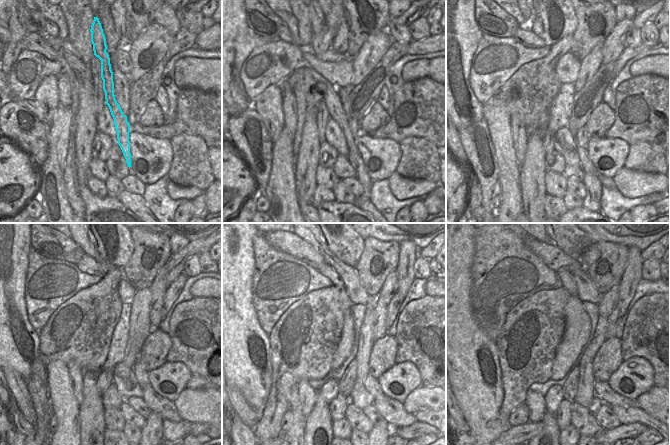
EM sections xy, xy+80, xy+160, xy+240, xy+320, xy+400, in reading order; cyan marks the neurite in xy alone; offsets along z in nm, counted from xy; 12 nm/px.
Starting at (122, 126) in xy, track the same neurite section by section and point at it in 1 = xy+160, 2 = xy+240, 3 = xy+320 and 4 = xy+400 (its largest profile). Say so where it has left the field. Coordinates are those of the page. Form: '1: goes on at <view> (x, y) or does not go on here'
1: goes on at xy+160 (593, 184)
2: goes on at xy+240 (153, 426)
3: goes on at xy+320 (381, 426)
4: does not go on here

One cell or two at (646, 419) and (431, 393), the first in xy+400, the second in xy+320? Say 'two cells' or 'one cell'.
two cells

